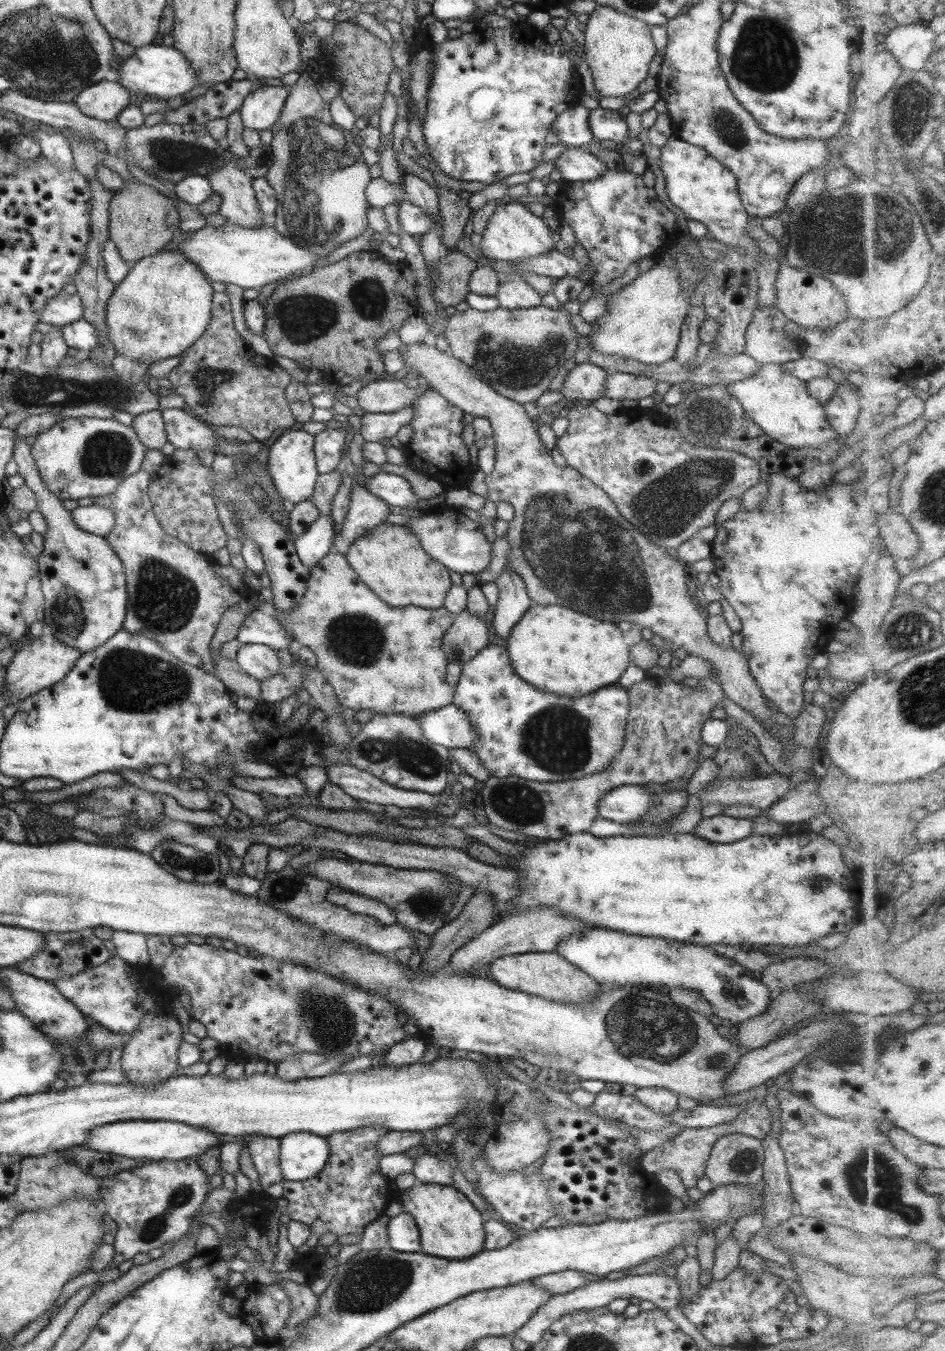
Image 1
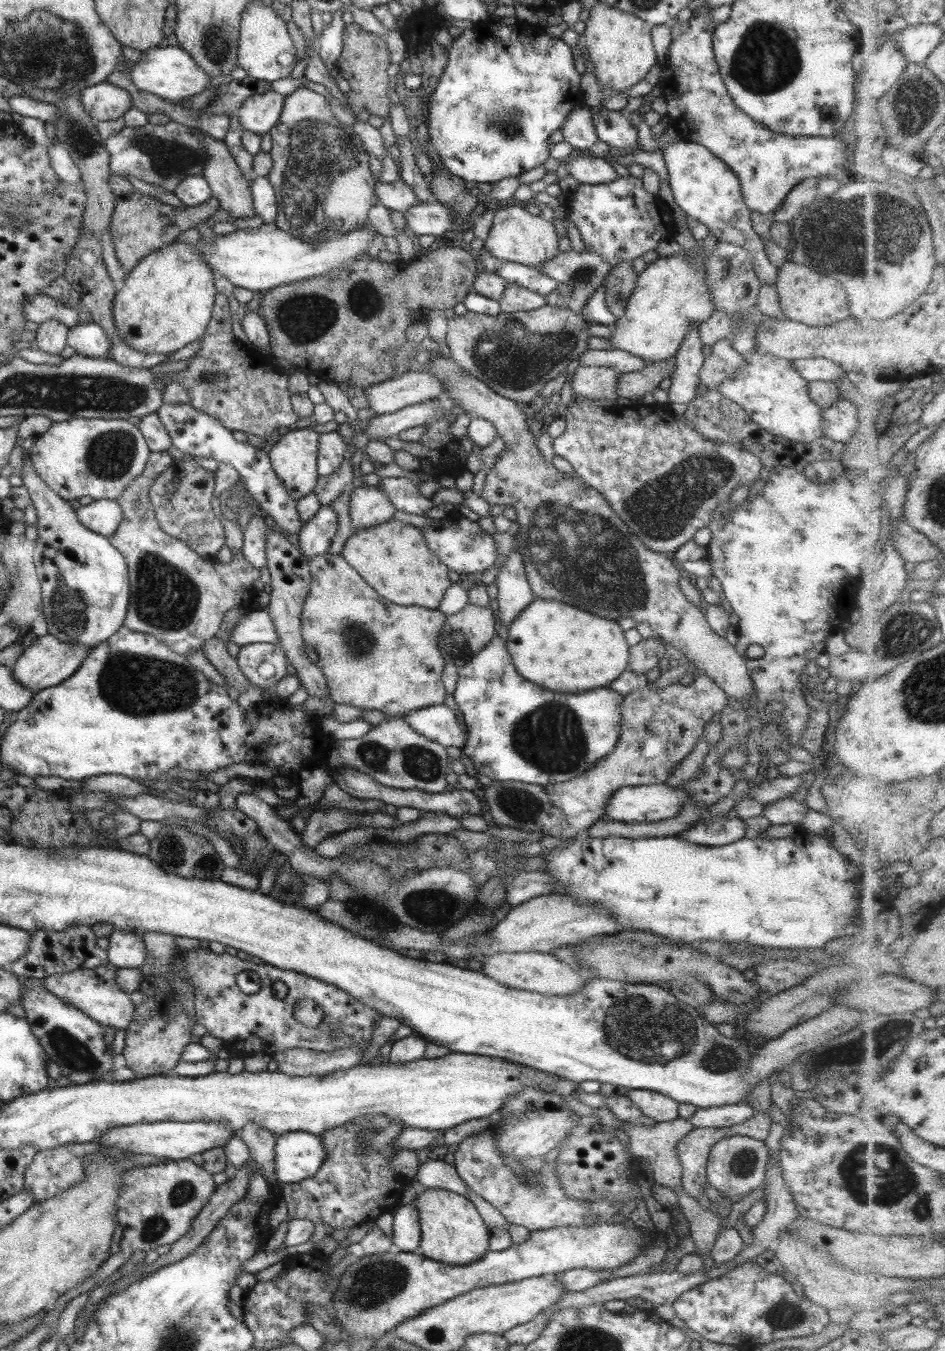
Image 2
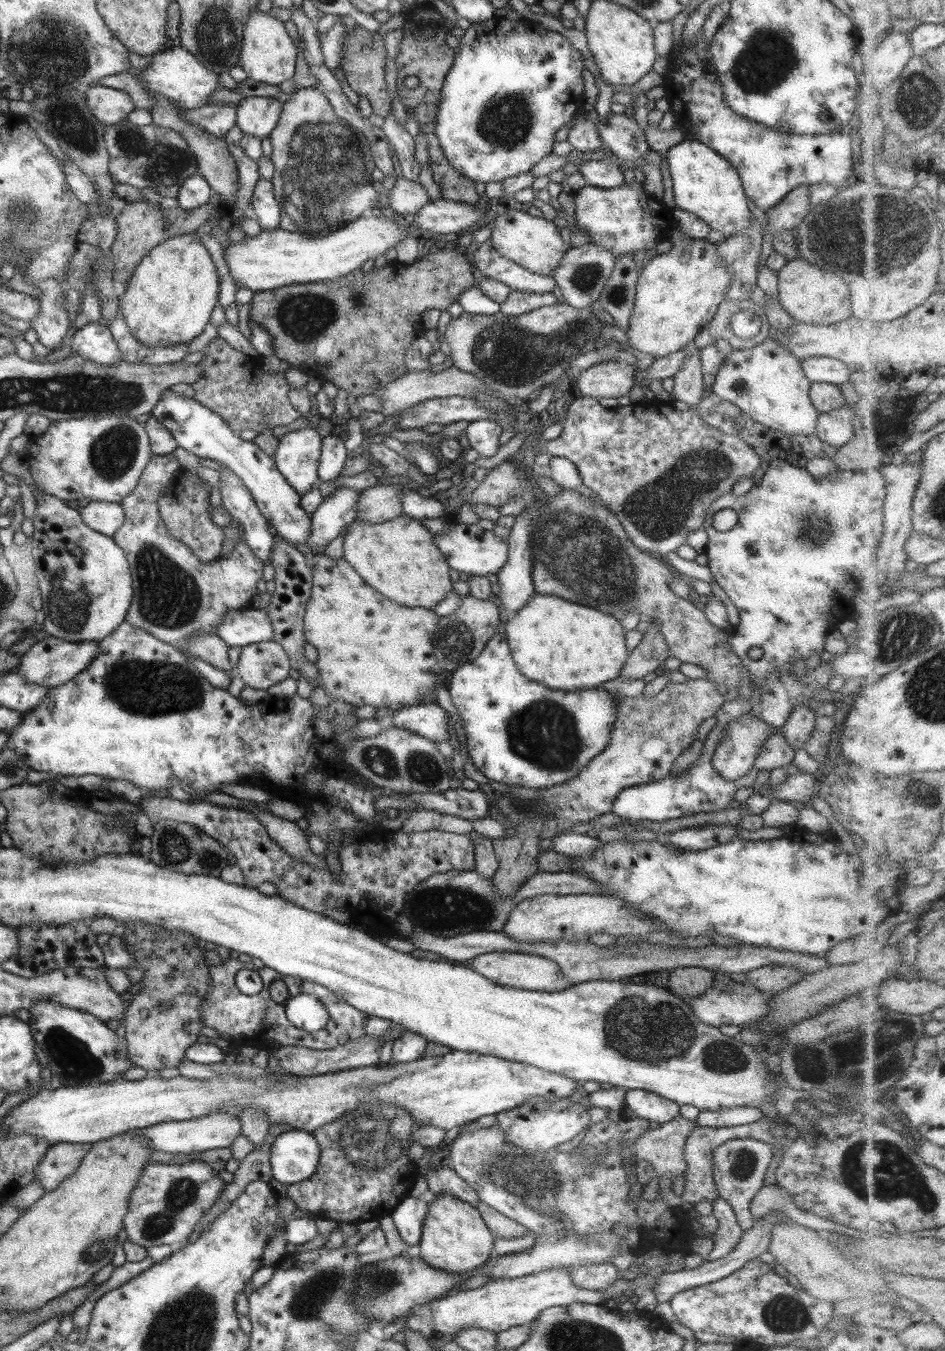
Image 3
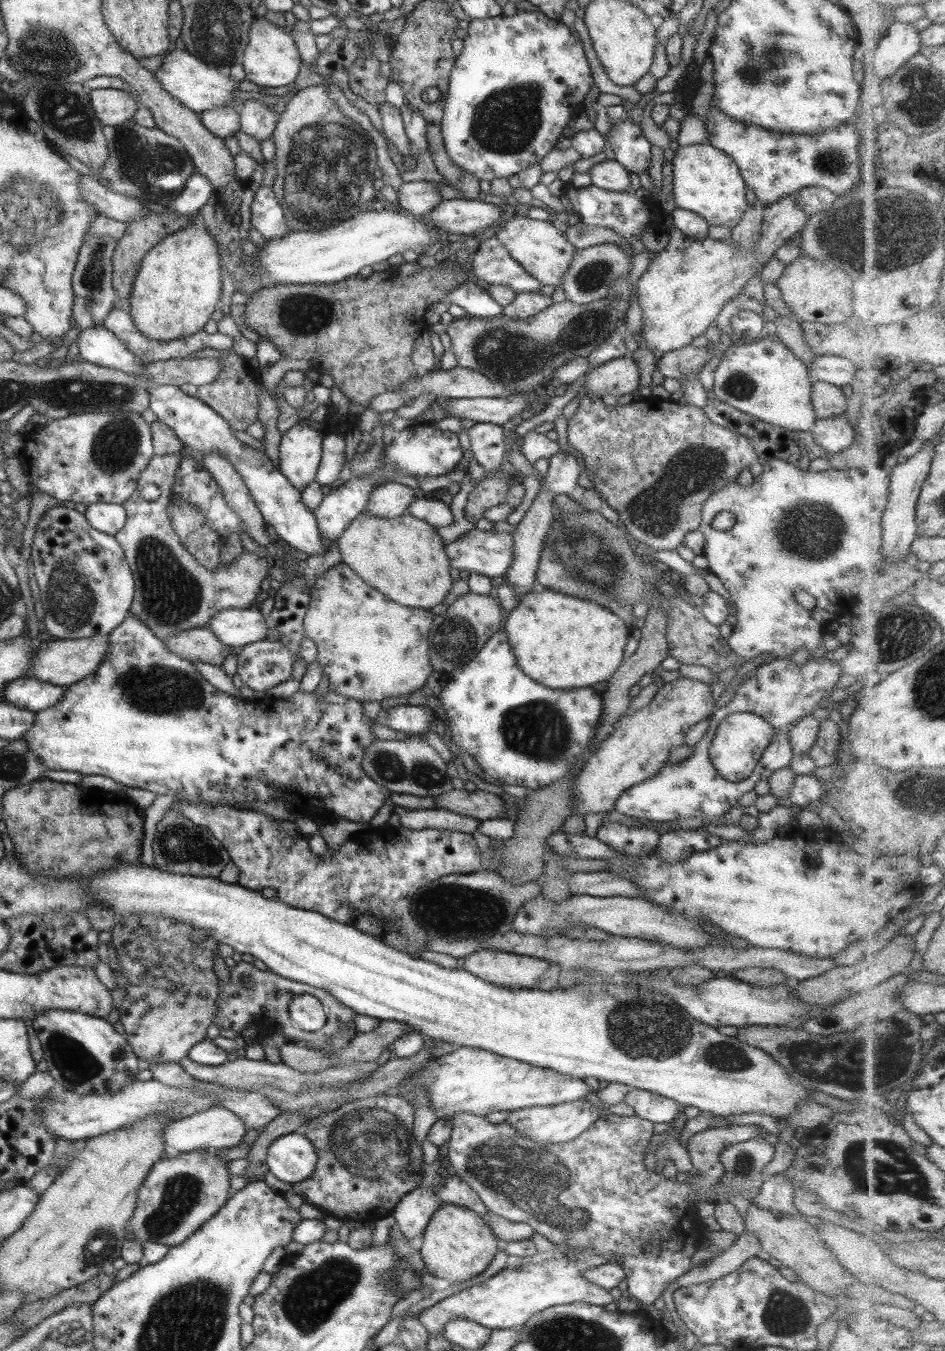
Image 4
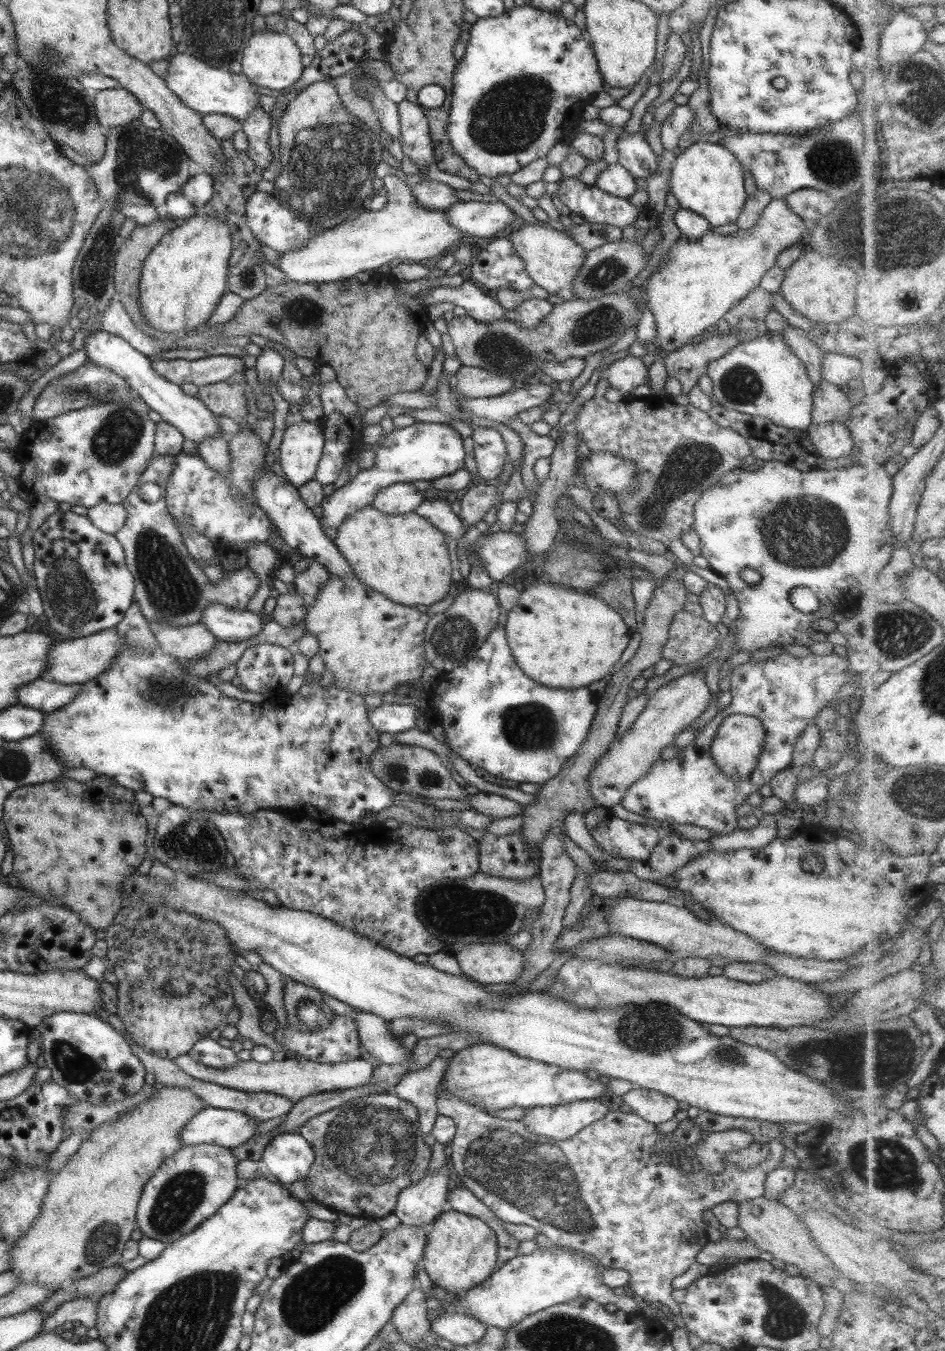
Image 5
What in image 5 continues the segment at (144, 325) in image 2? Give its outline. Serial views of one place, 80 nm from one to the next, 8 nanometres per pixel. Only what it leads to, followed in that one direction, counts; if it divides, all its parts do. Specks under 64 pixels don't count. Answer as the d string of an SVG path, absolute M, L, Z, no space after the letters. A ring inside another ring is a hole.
M198 212L180 221L159 239L143 261L138 280L142 320L161 333L191 333L201 328L225 293L230 252L229 231L220 218Z

